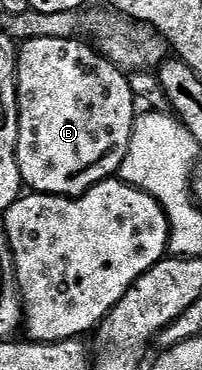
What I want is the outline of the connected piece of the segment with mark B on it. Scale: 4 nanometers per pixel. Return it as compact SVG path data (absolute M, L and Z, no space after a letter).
M29 38L20 43L17 55L17 111L19 112L19 136L17 137L17 163L21 173L21 181L30 191L39 194L63 194L76 196L86 194L95 184L104 182L118 173L127 156L127 148L133 135L133 120L139 113L138 103L131 88L126 71L97 53L88 41L75 38Z

